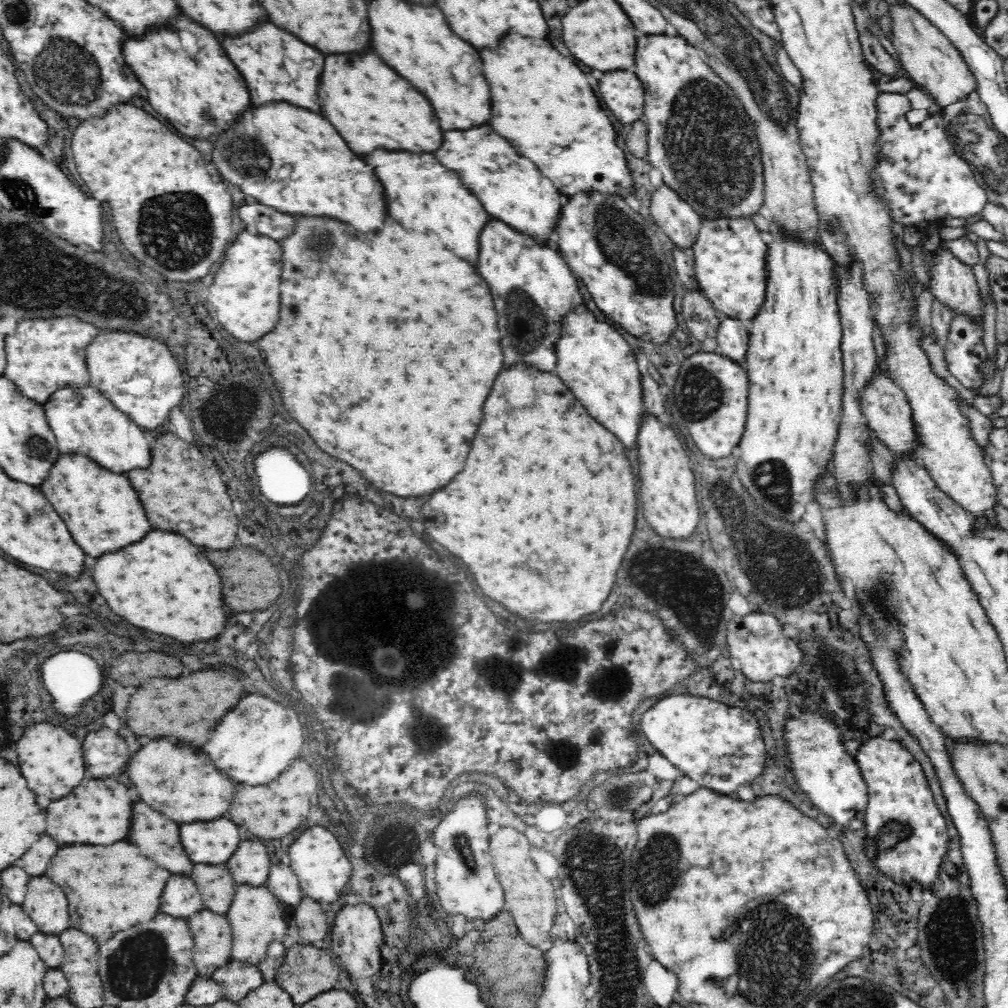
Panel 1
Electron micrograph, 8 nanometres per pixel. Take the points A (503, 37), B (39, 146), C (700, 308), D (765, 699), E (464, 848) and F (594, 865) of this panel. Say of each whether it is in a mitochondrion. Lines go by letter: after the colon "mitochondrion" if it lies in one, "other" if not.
A: other
B: other
C: other
D: other
E: mitochondrion
F: mitochondrion

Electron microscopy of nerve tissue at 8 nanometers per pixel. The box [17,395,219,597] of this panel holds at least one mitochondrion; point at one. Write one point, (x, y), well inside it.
(36, 447)

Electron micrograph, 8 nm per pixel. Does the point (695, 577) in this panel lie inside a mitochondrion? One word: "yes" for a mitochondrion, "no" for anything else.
yes

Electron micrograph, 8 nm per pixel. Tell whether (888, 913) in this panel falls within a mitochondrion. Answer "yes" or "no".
no

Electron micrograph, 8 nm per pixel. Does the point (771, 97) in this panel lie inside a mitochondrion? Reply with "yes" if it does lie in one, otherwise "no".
yes

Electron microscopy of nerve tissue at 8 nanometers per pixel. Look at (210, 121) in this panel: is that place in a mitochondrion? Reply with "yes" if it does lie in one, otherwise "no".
yes

